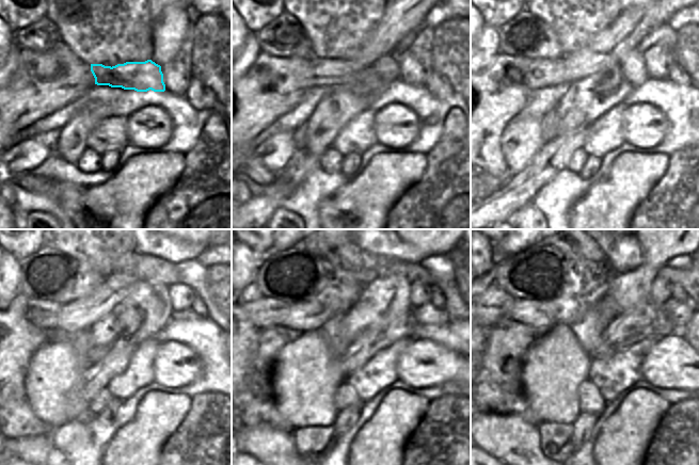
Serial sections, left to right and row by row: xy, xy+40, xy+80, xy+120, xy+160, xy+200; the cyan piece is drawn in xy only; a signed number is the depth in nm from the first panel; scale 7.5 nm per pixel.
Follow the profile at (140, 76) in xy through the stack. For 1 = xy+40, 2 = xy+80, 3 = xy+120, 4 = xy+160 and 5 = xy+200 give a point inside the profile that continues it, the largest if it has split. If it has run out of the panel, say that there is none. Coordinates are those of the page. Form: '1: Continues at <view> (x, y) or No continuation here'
1: Continues at xy+40 (319, 73)
2: Continues at xy+80 (537, 74)
3: Continues at xy+120 (43, 315)
4: Continues at xy+160 (265, 313)
5: Continues at xy+200 (493, 305)

